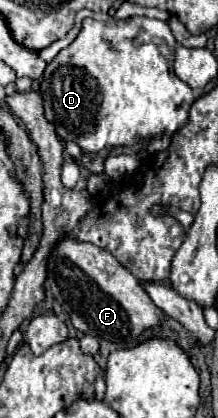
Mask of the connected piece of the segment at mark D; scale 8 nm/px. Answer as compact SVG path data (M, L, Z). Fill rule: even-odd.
M145 16L127 20L93 20L85 18L79 36L63 48L47 66L41 78L45 116L55 124L59 138L77 142L85 152L101 152L117 146L137 144L139 138L153 138L177 132L189 120L189 108L195 92L173 72L177 42L167 22Z

